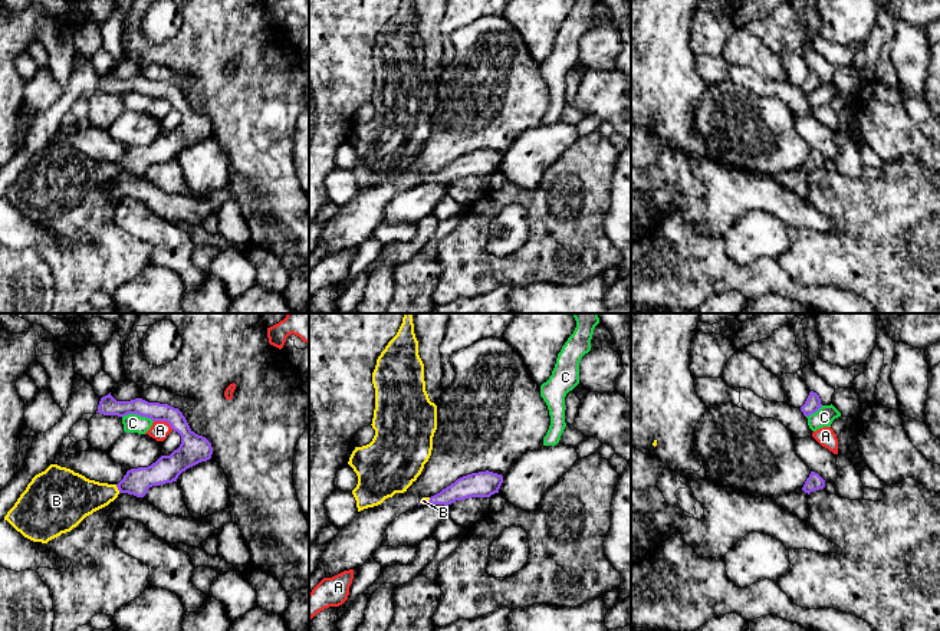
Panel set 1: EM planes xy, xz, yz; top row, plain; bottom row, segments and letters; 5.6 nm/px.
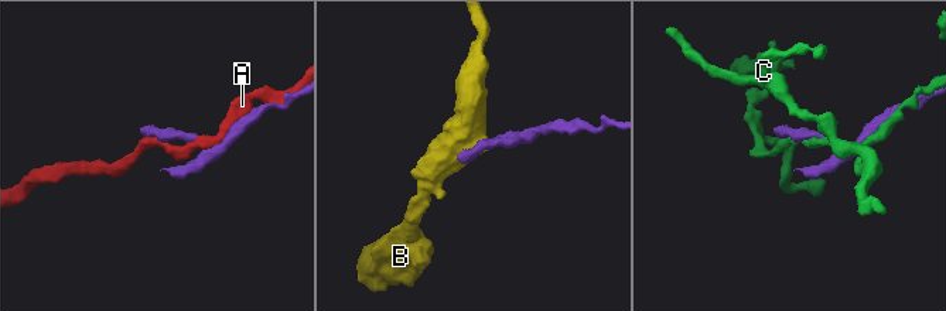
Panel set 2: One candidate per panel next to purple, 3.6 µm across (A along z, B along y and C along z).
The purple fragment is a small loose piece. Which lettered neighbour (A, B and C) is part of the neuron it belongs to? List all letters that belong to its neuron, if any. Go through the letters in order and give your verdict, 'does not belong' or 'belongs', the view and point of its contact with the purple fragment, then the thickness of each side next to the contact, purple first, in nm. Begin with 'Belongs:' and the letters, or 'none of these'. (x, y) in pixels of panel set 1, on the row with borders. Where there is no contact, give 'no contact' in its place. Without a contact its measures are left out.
Belongs: B
A: does not belong | xy (164, 420) | 160/100 nm
B: belongs | xy (118, 489) | 150/240 nm
C: does not belong | xy (138, 414) | 110/110 nm

